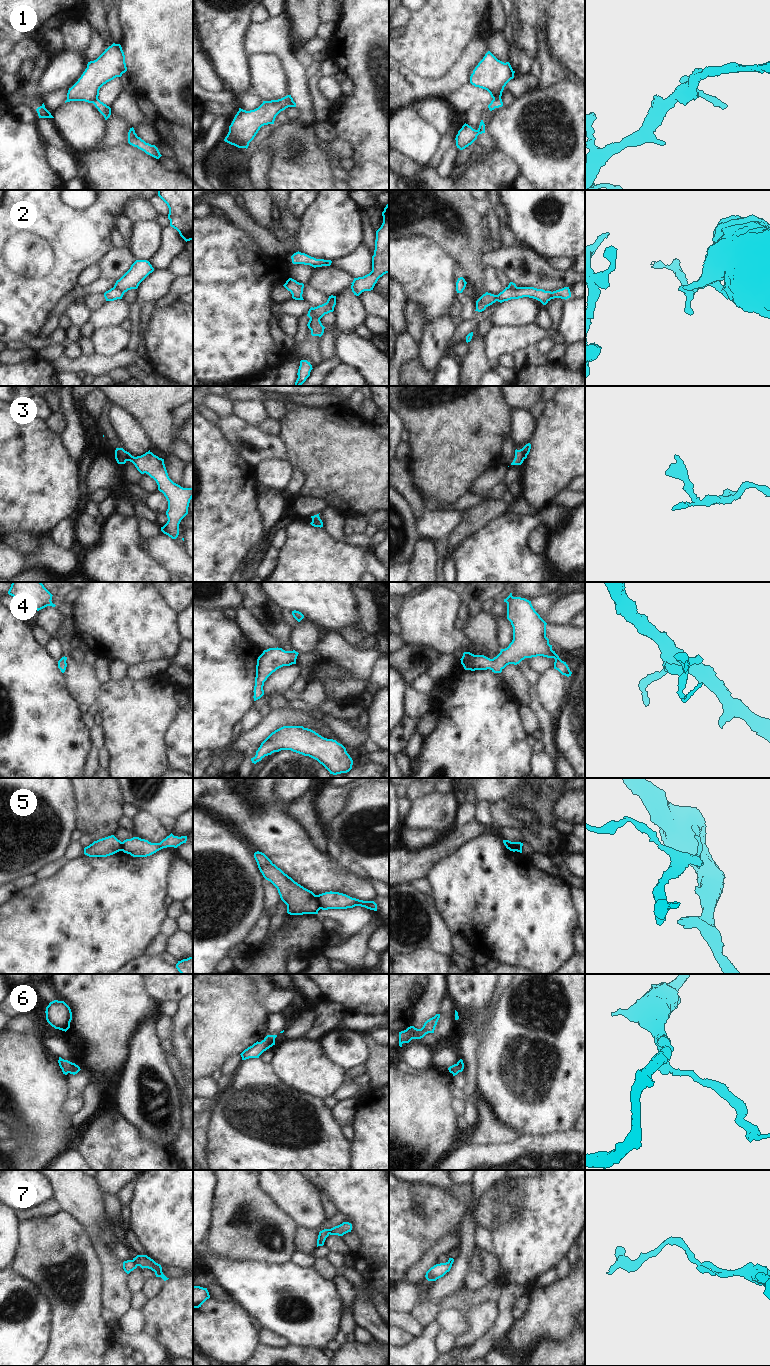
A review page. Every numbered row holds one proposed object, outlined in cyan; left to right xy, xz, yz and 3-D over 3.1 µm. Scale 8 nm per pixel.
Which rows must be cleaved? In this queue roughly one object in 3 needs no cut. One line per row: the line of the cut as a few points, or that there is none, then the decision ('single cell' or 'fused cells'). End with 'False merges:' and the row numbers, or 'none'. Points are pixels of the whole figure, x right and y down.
1: cut yz (500, 97), (493, 100); fused cells
2: cut xy (114, 286), (123, 293); fused cells
3: cut xy (123, 450), (126, 460); fused cells
4: cut none; single cell
5: cut xz (315, 895), (320, 908); fused cells
6: cut xy (74, 1063), (68, 1072); fused cells
7: cut xy (132, 1260), (137, 1265); fused cells
False merges: 1, 2, 3, 5, 6, 7

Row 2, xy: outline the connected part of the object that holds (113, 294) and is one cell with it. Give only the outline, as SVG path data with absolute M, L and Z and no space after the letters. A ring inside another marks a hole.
M115 287L111 288L110 290L104 293L106 301L114 301L117 299L122 299L123 295L124 293Z

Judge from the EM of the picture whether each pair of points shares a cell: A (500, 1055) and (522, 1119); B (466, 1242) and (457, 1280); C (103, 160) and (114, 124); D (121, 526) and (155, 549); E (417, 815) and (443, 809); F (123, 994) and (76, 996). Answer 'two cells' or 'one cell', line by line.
A: one cell
B: one cell
C: two cells
D: two cells
E: one cell
F: one cell

